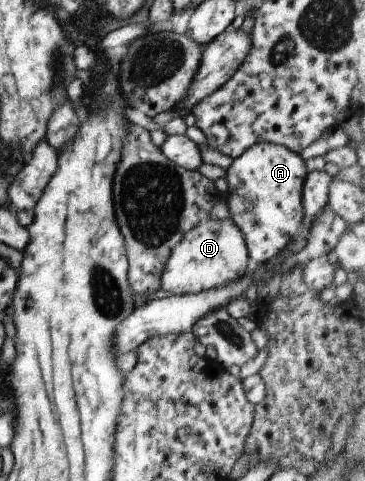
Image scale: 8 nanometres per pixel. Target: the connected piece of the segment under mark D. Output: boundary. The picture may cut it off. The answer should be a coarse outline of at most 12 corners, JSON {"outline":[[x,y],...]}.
{"outline":[[207,218],[171,250],[158,289],[198,294],[249,265],[229,218]]}

